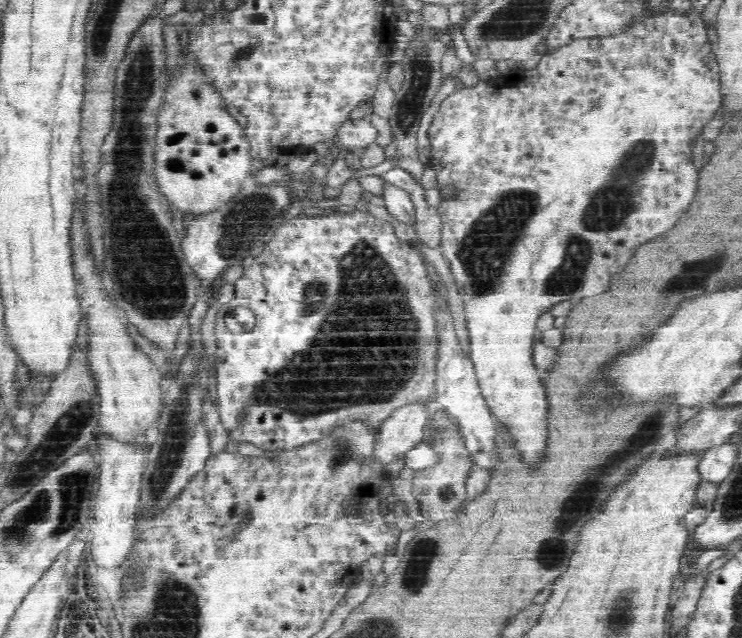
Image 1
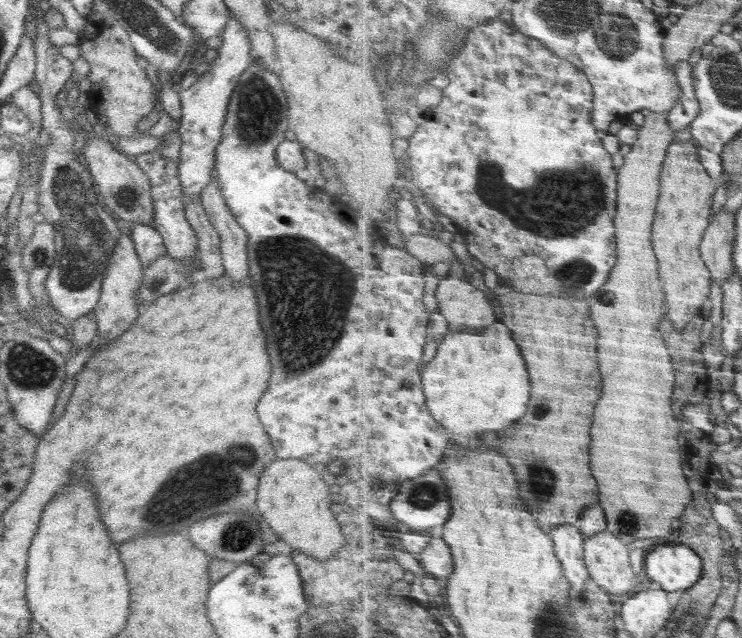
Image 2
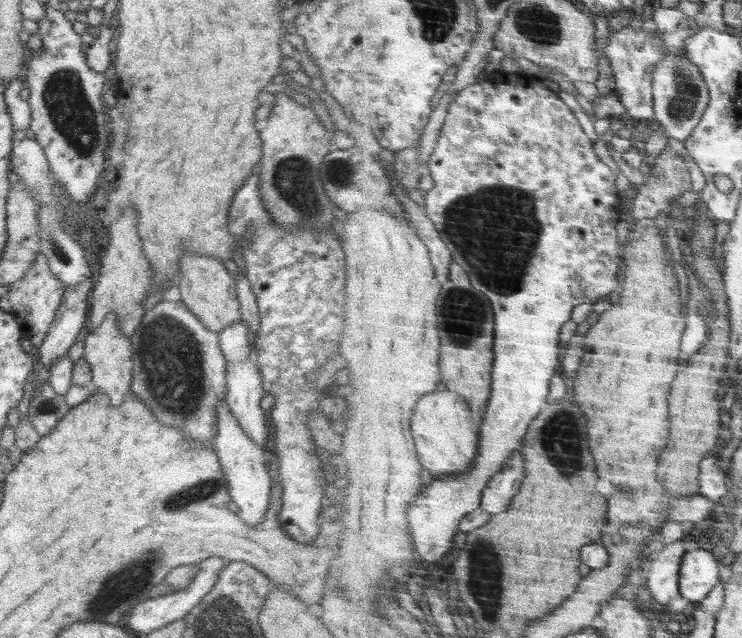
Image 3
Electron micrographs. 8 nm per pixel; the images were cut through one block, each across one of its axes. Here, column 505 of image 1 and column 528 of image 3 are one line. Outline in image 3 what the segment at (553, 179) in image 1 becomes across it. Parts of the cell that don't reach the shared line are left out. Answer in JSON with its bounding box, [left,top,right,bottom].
[410,76,622,569]

